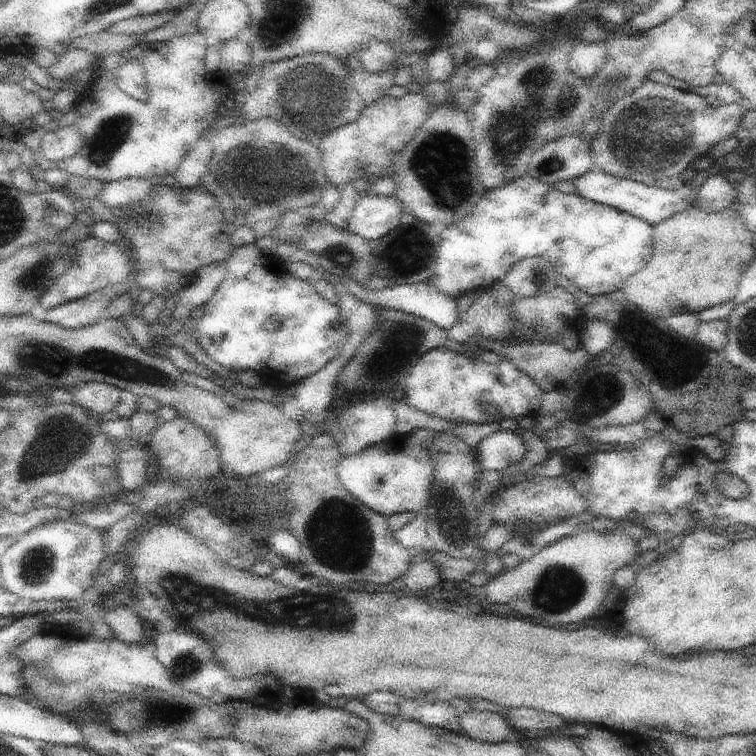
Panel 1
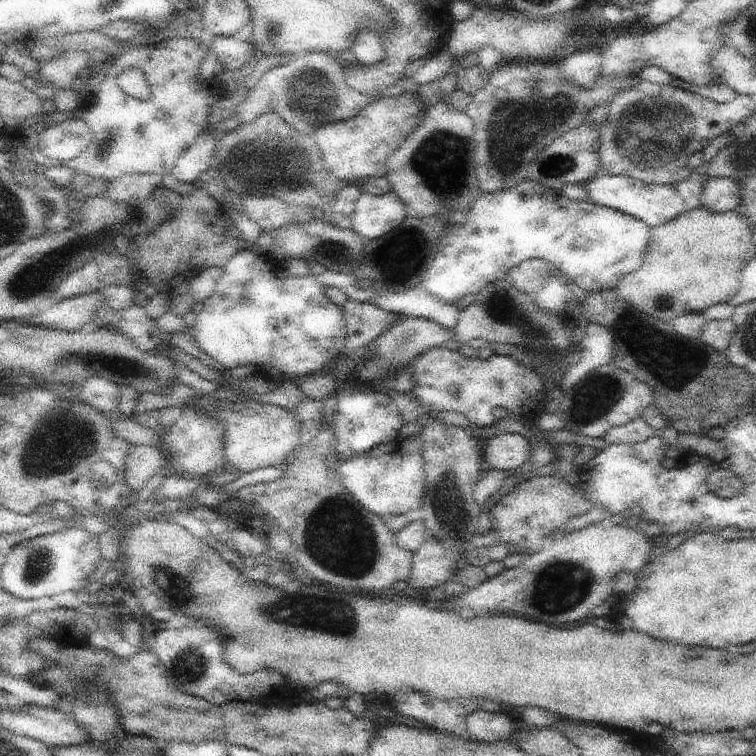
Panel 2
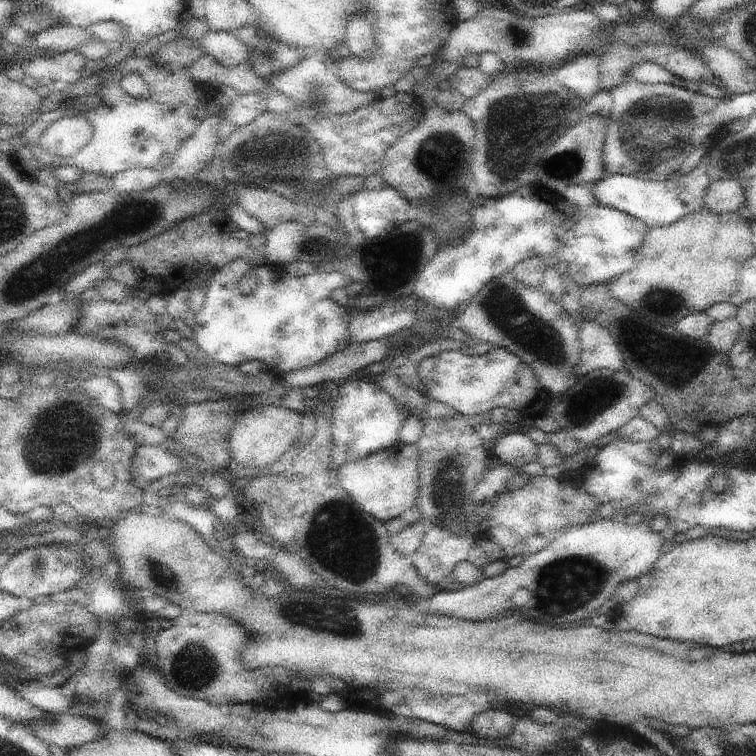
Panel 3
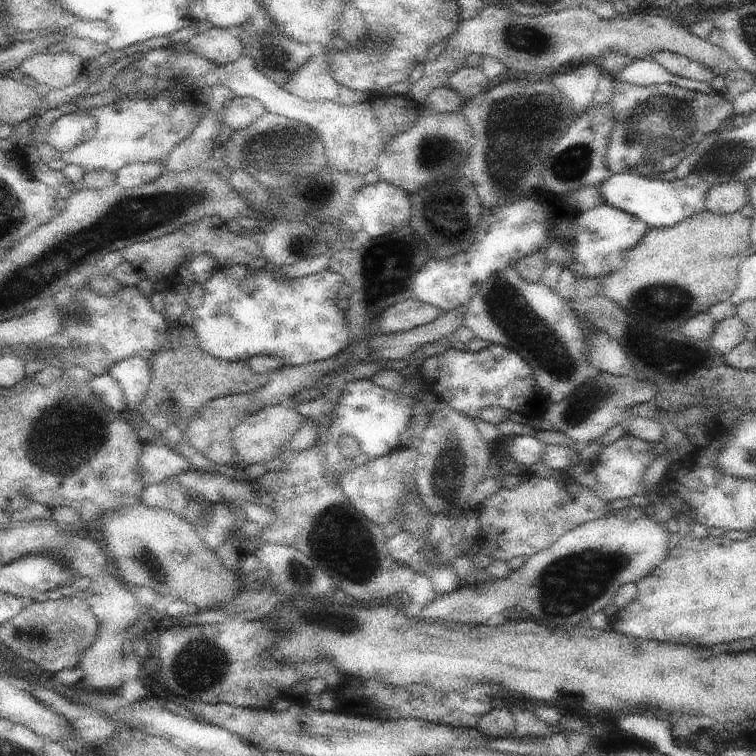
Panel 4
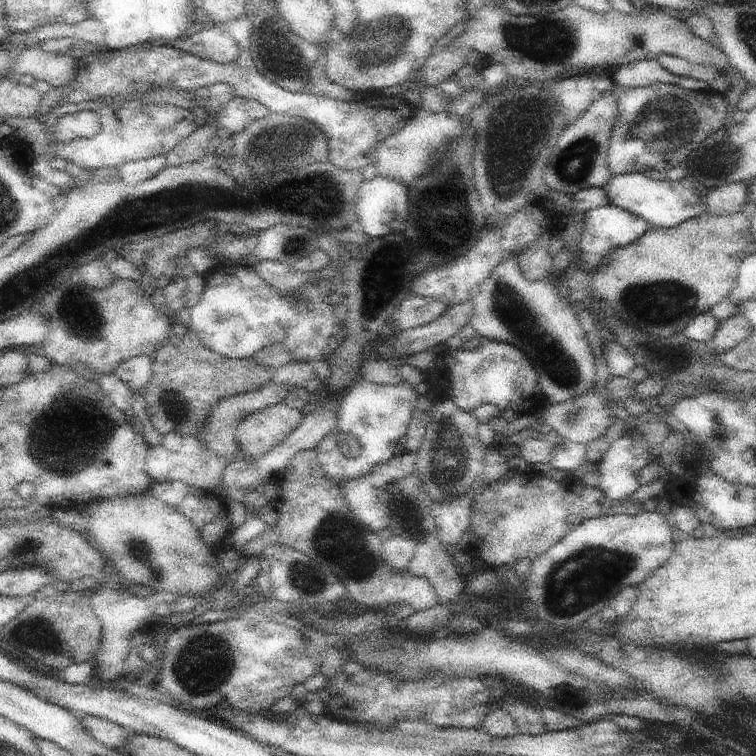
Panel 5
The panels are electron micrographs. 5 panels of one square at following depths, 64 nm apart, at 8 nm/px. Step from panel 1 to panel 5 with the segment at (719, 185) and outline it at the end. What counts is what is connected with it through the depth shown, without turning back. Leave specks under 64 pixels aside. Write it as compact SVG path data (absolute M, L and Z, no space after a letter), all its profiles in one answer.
M749 183L721 184L707 194L707 211L713 215L729 215L742 211L749 201Z

